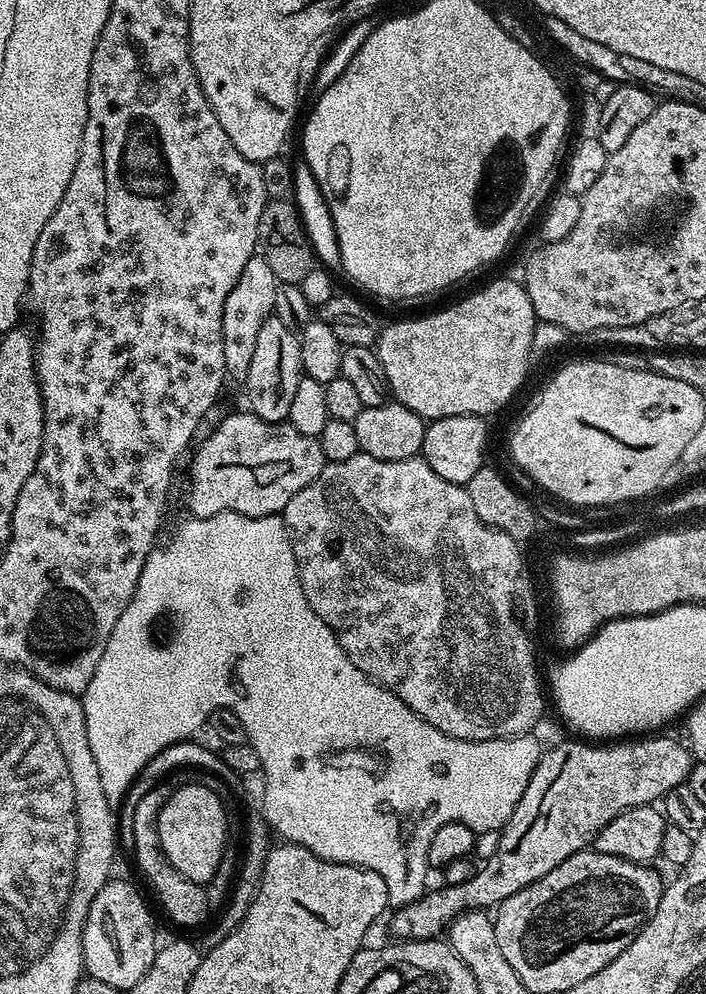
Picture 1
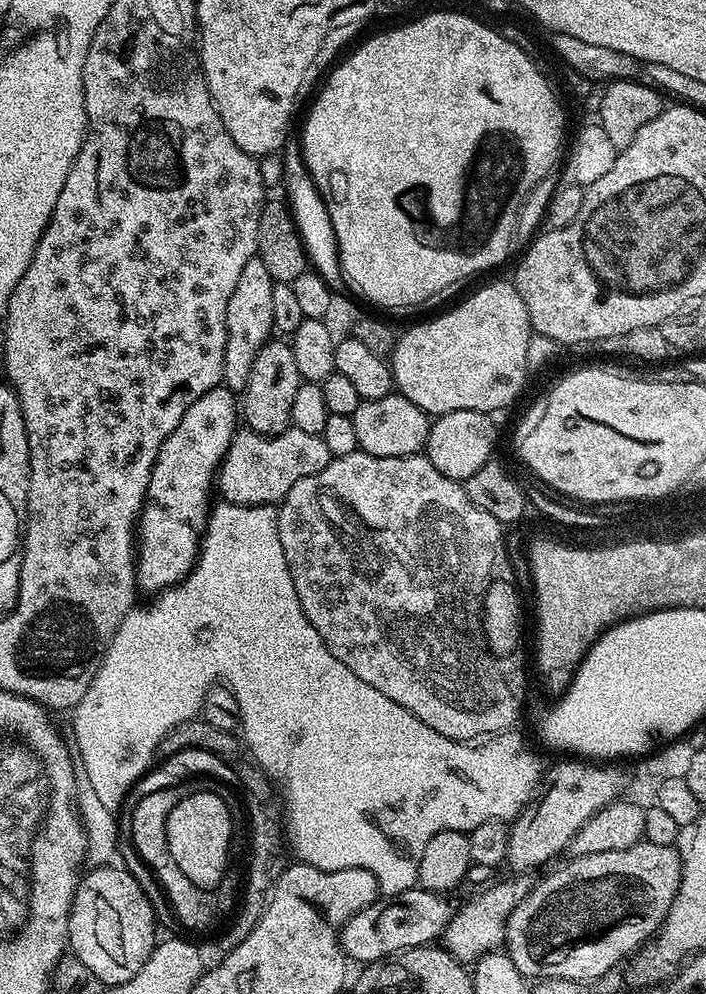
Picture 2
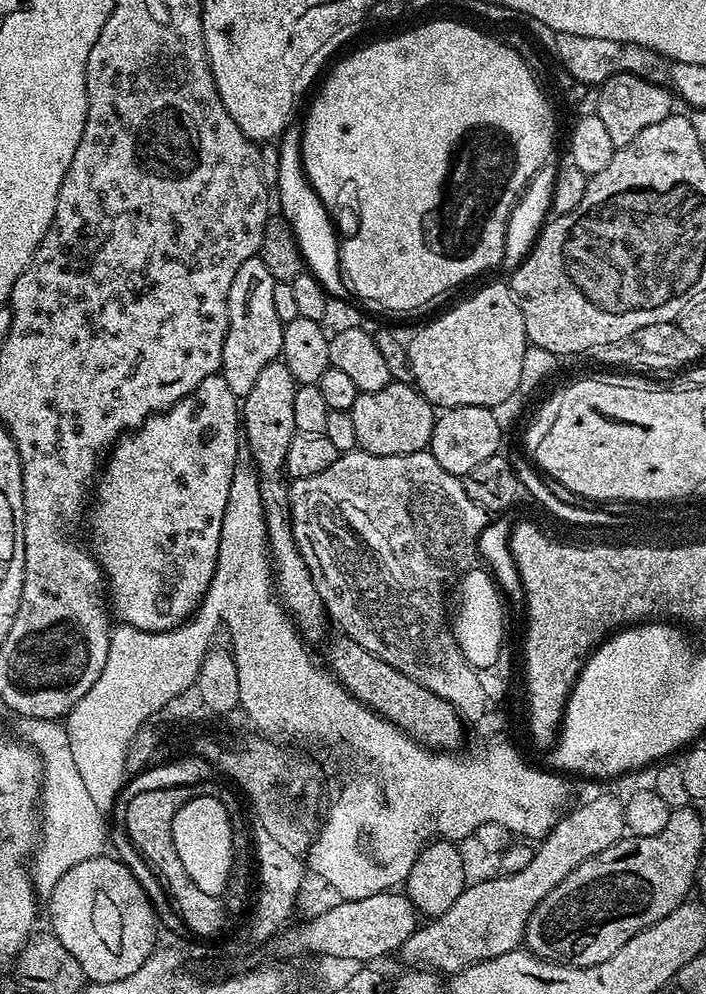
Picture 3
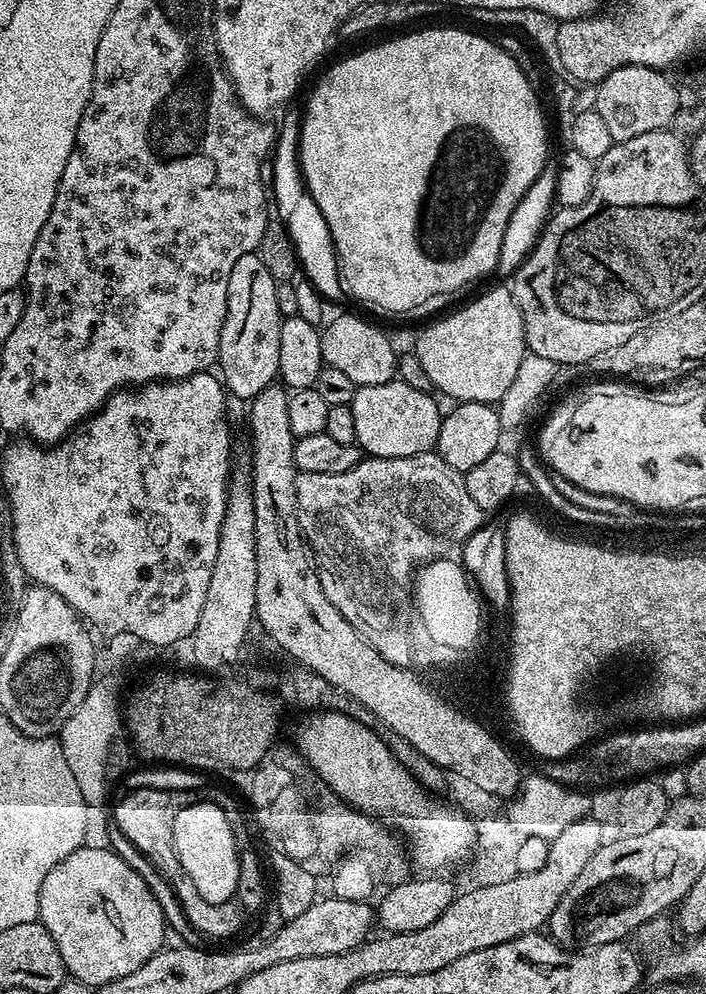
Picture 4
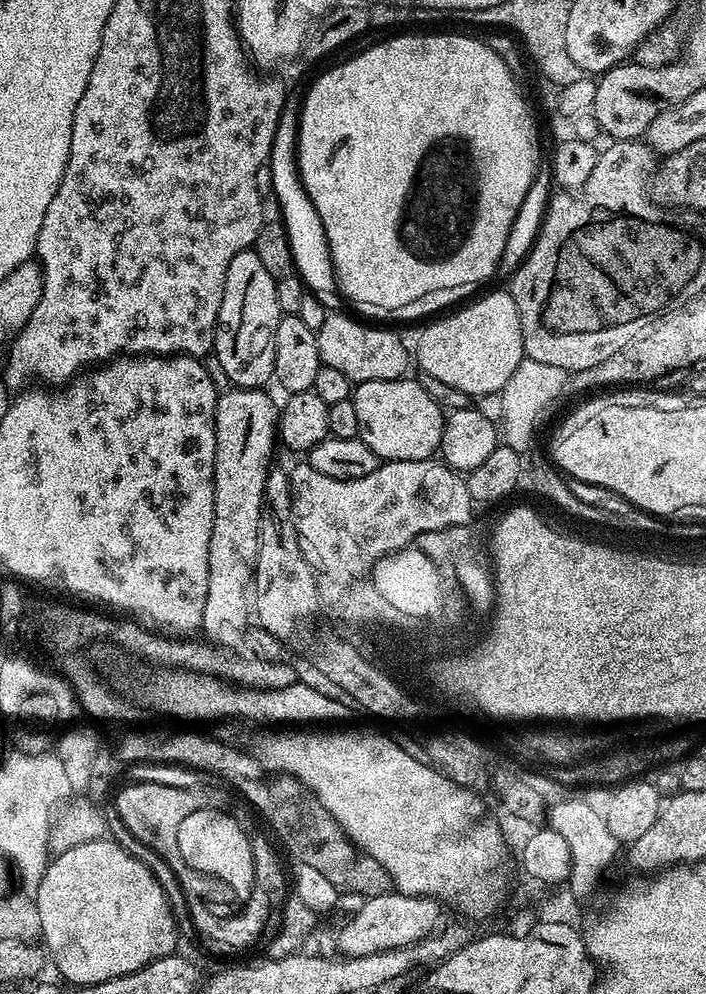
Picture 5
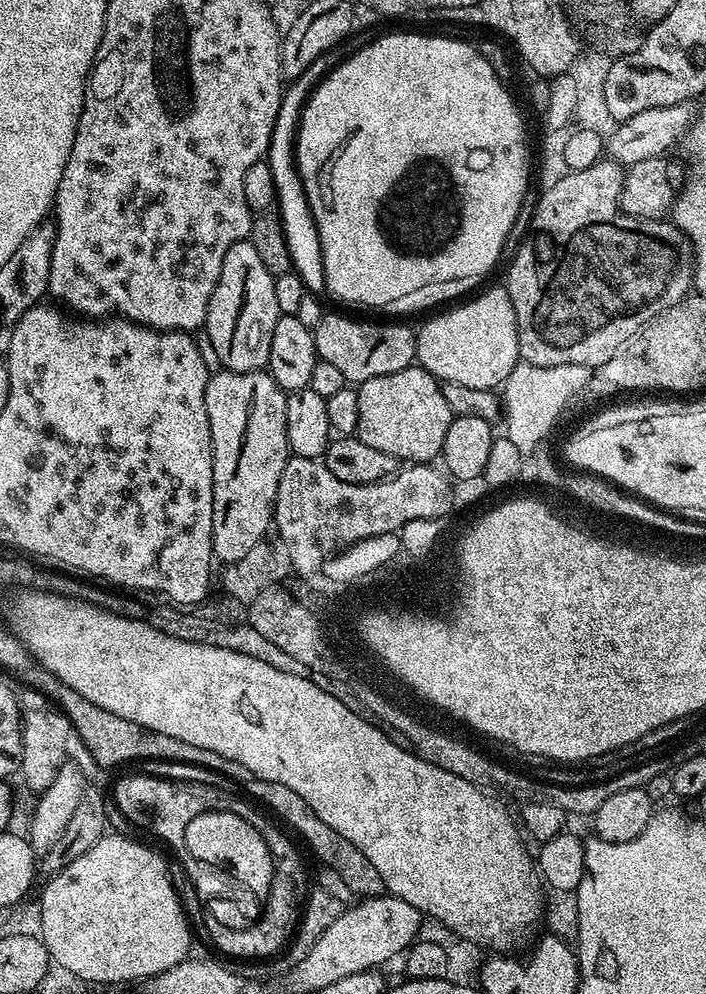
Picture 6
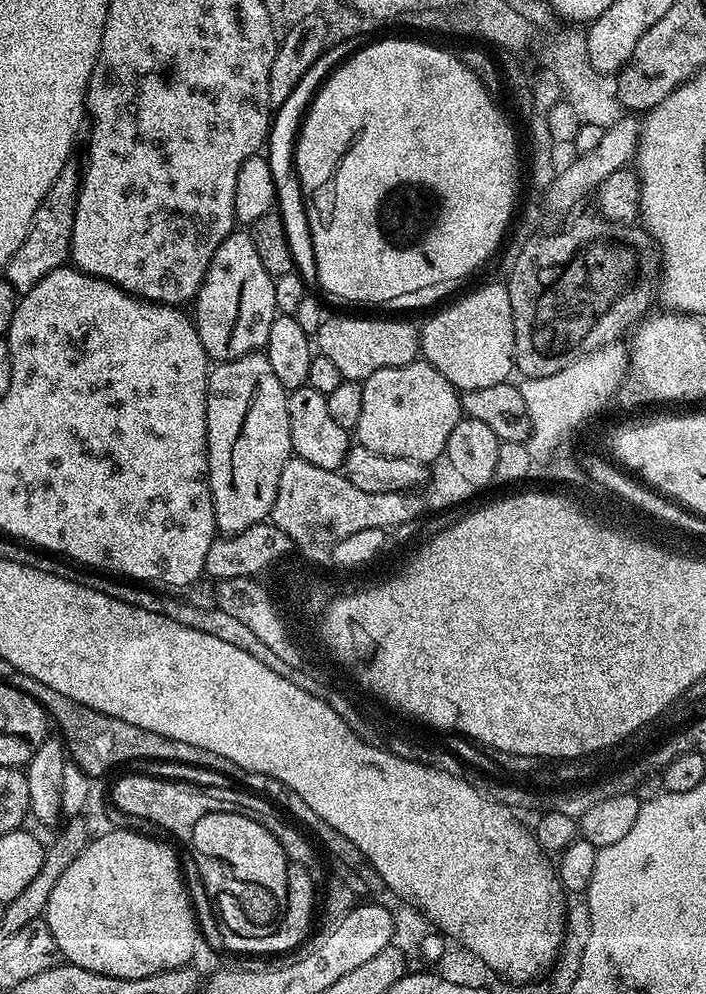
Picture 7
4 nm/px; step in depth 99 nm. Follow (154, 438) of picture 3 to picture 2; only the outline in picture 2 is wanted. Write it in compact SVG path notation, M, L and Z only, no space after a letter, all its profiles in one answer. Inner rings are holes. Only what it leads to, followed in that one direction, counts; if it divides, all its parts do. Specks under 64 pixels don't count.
M226 387L212 388L206 394L202 394L202 398L198 398L198 402L194 402L186 410L186 414L182 414L182 422L178 422L178 426L168 435L166 442L162 442L162 446L158 450L158 458L152 467L152 477L150 478L150 486L148 487L148 496L144 499L144 509L140 512L138 521L138 563L136 565L136 582L141 593L155 594L163 592L165 588L170 588L174 584L188 577L189 572L196 565L196 557L200 554L200 541L204 535L204 530L208 526L208 517L210 515L210 503L212 492L214 496L214 481L217 472L220 471L220 464L224 461L226 450L230 446L233 436L238 431L238 400L232 389Z

